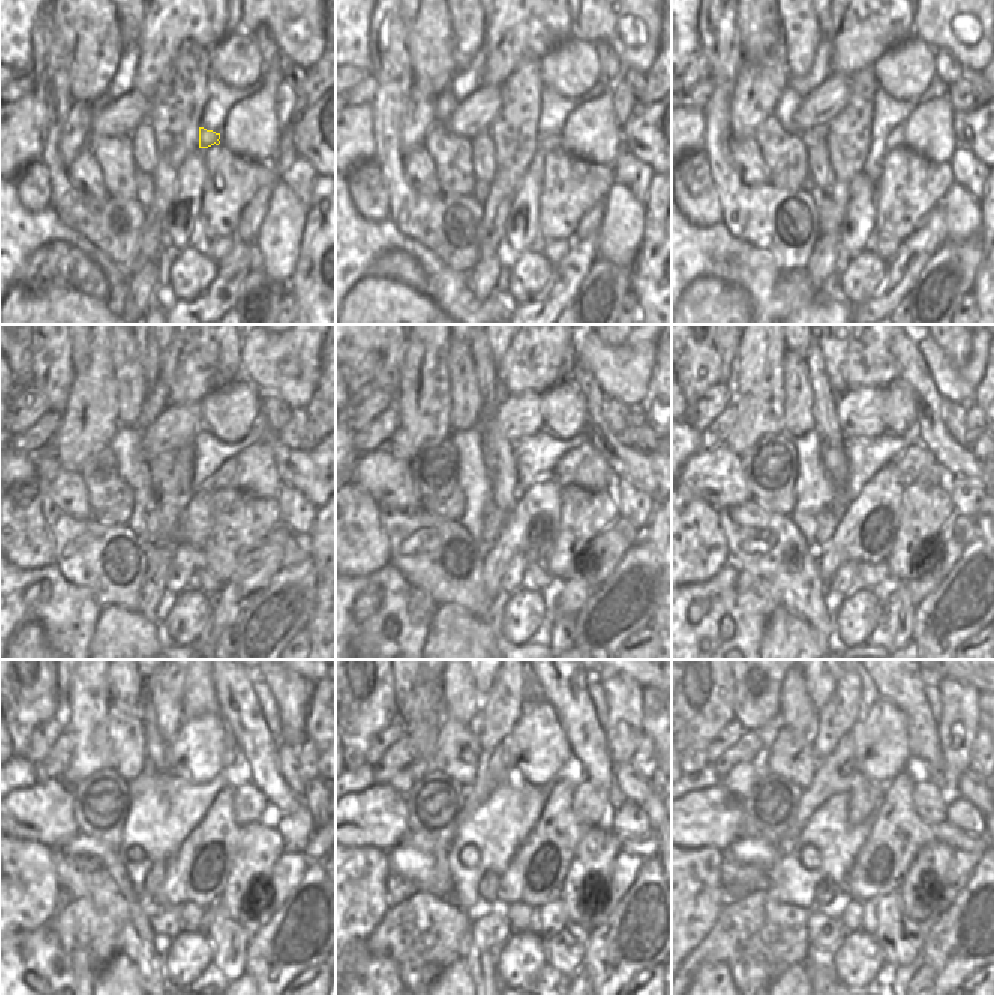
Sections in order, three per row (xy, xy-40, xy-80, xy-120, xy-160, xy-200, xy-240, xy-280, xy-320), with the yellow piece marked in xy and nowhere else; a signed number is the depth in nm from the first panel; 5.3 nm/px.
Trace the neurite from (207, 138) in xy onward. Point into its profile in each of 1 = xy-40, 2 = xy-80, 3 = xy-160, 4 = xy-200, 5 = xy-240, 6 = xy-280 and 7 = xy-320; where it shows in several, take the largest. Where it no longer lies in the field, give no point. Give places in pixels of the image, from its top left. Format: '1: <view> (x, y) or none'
1: xy-40 (553, 143)
2: xy-80 (895, 140)
3: xy-160 (565, 470)
4: xy-200 (916, 461)
5: xy-240 (249, 804)
6: xy-280 (589, 804)
7: xy-320 (930, 798)

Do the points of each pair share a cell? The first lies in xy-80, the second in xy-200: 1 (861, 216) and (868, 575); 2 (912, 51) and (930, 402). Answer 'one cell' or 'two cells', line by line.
1: two cells
2: two cells

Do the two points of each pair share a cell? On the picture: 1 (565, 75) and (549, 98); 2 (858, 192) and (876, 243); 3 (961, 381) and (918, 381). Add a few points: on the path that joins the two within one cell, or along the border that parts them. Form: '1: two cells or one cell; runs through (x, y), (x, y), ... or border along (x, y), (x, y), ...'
1: two cells; border along (544, 84), (564, 96), (582, 96)
2: two cells; border along (876, 230), (865, 248)
3: two cells; border along (919, 348), (924, 365), (943, 399)

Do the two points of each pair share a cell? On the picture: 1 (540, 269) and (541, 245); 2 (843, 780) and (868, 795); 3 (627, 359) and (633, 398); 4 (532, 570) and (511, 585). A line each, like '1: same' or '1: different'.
1: different
2: different
3: same
4: different

